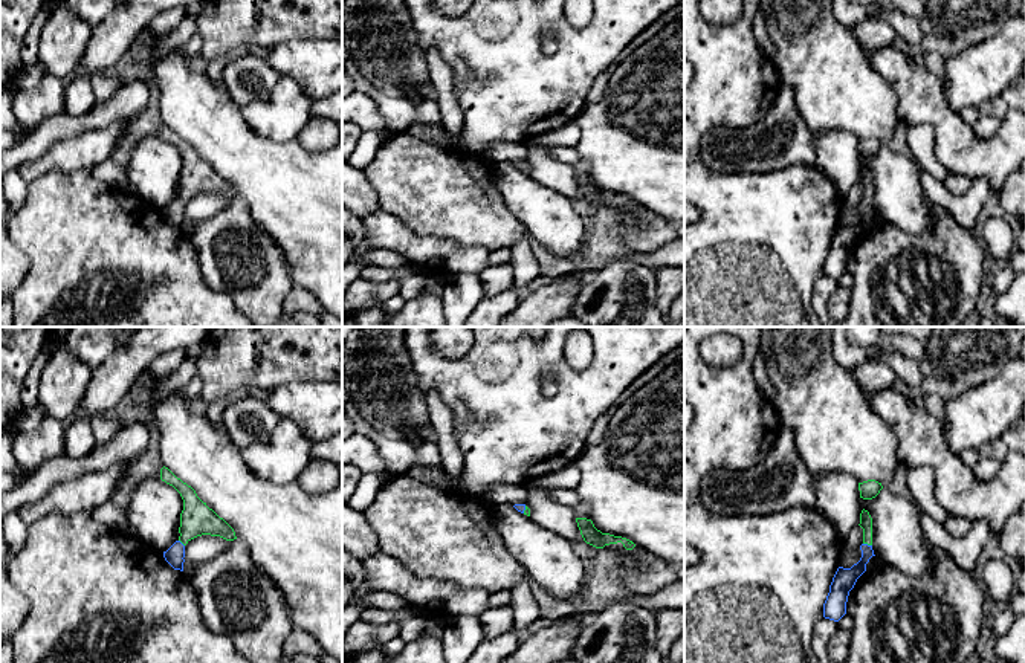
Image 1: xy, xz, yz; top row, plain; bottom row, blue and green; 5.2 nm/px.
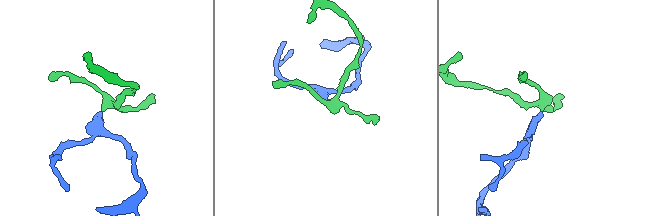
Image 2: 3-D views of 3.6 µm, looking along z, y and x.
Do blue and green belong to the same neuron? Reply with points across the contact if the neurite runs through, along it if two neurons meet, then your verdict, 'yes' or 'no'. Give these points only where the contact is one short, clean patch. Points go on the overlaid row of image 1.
across yz (843, 581), (863, 561), (866, 544), (865, 518) | yes

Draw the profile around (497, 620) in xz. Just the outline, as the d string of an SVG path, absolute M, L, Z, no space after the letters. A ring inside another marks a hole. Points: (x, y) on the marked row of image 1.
M510 605L486 610L478 619L484 639L493 639L513 629L513 611Z

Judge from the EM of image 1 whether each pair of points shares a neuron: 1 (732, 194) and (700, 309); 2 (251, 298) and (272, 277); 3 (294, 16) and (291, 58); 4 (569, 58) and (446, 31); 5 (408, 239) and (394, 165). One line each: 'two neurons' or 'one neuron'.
1: one neuron
2: one neuron
3: two neurons
4: one neuron
5: two neurons

